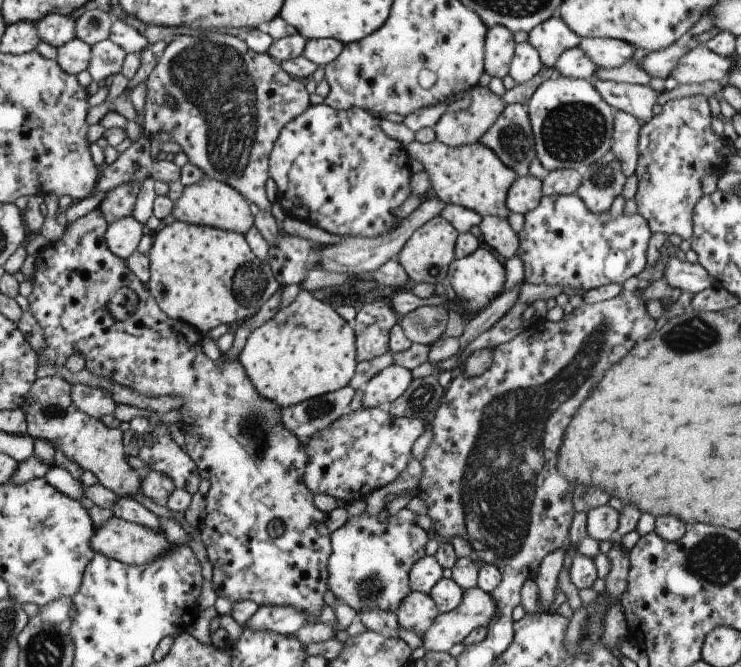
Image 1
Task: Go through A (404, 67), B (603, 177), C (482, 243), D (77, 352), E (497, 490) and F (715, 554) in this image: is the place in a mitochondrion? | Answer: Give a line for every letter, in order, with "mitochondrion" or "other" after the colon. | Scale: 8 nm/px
A: mitochondrion
B: mitochondrion
C: other
D: other
E: mitochondrion
F: mitochondrion

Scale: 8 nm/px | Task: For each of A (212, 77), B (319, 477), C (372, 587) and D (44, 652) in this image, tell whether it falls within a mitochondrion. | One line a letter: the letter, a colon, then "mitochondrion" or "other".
A: mitochondrion
B: other
C: mitochondrion
D: mitochondrion

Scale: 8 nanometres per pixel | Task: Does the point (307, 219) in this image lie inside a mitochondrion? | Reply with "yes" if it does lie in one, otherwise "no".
no

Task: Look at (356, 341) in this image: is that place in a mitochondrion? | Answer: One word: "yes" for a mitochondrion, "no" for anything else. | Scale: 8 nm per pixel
no

